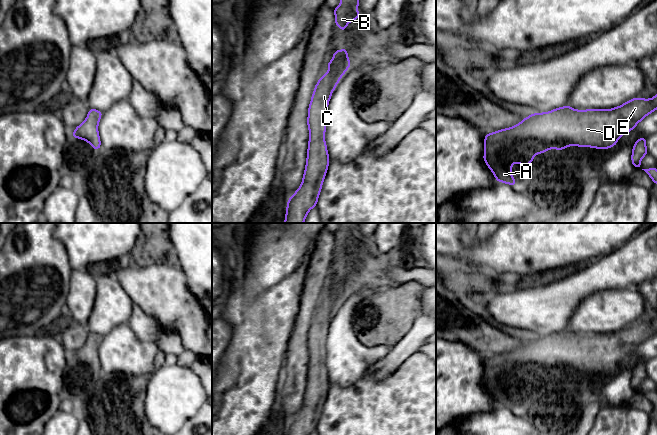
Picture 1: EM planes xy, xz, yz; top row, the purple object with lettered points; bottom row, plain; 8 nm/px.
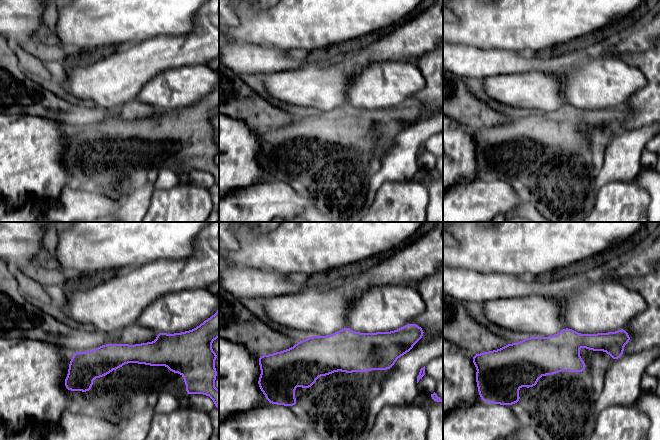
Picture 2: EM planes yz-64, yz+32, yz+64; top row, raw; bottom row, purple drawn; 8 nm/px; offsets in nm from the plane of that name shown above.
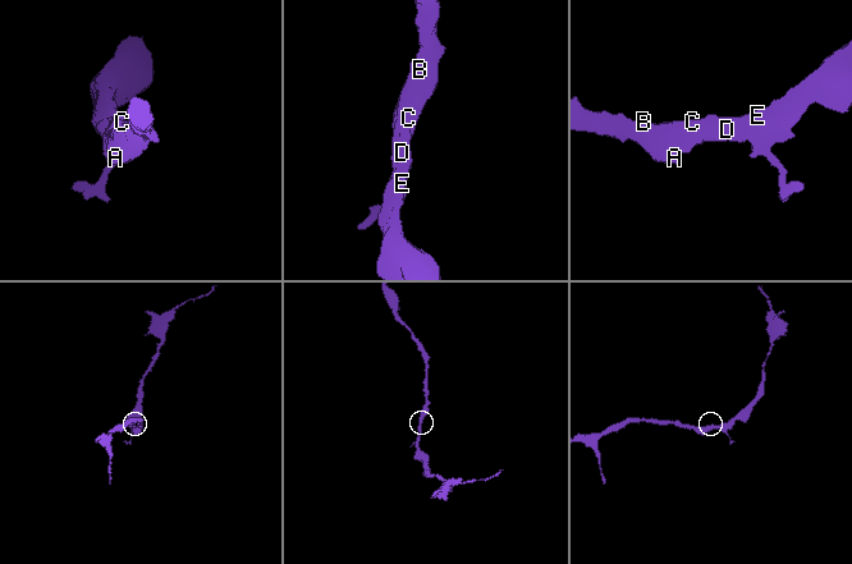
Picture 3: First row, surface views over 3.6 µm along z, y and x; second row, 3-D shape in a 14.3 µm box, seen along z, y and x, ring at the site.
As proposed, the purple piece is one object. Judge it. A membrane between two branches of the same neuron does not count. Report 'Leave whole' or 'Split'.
Leave whole

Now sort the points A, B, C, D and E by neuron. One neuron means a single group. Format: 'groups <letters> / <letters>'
groups A B C D E

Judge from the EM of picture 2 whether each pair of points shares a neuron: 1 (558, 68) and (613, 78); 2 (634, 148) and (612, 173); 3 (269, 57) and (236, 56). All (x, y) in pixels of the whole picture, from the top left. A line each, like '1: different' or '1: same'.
1: same
2: same
3: same

